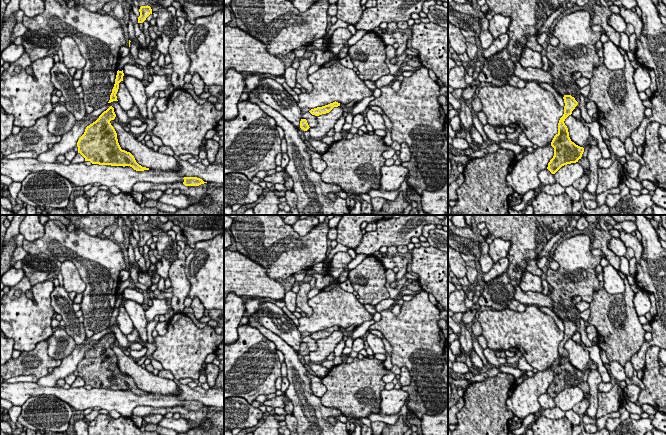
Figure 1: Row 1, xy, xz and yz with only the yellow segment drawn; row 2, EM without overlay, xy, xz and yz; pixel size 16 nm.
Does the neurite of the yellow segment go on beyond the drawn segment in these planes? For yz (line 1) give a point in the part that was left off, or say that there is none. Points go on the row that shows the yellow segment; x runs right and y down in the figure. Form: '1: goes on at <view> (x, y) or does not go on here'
1: does not go on here

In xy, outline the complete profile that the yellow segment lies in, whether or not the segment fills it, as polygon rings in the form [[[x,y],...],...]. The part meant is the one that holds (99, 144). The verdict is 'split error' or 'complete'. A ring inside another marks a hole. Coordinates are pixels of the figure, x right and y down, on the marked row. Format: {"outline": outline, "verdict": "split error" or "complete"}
{"outline": [[[110,106],[95,122],[87,126],[77,142],[78,153],[92,164],[130,166],[136,171],[149,170],[139,165],[130,152],[121,149],[117,133],[110,123],[115,117],[114,108]]], "verdict": "complete"}

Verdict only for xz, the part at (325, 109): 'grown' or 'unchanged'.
unchanged

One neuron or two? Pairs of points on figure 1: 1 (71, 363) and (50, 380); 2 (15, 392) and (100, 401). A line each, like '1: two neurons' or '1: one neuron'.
1: one neuron
2: one neuron

